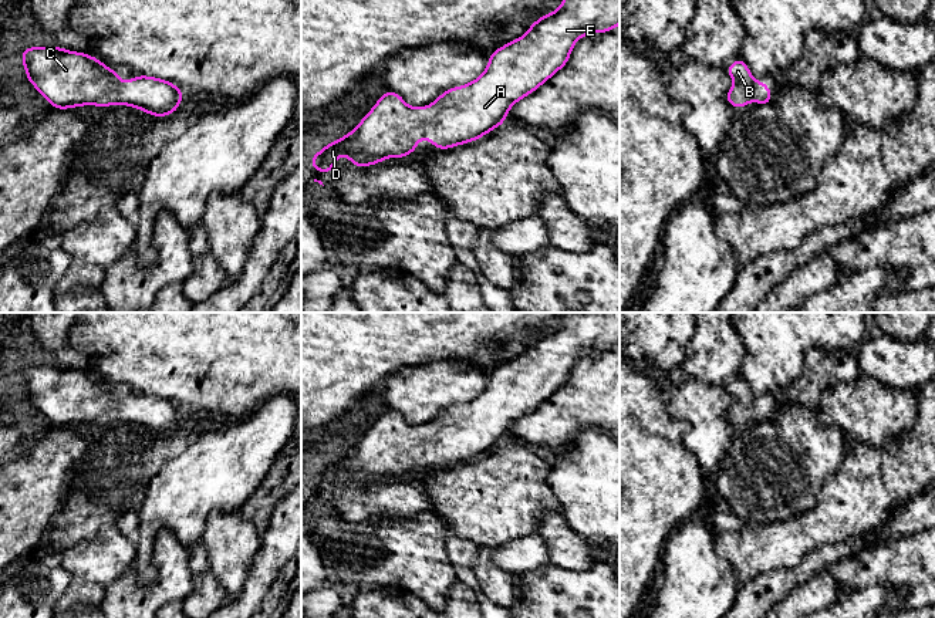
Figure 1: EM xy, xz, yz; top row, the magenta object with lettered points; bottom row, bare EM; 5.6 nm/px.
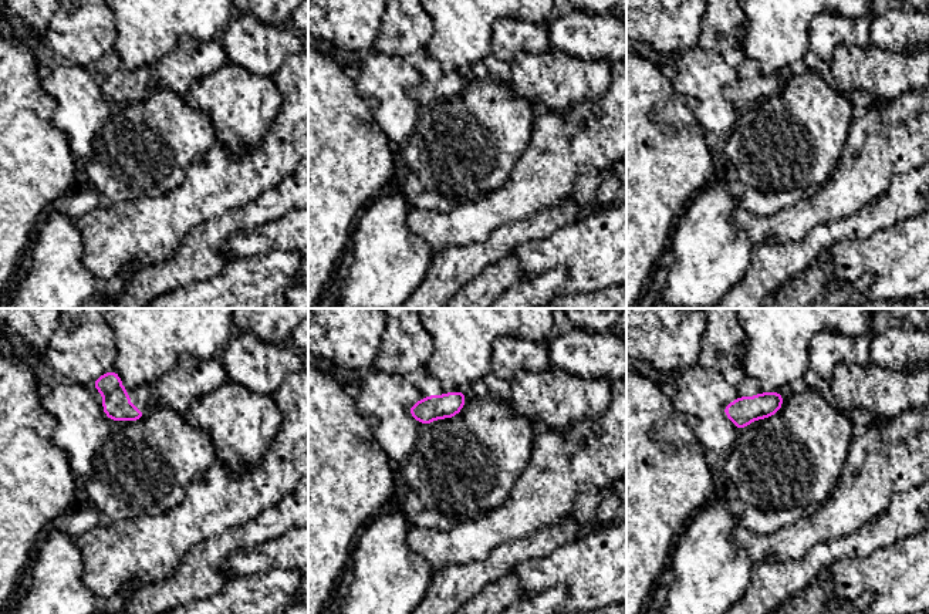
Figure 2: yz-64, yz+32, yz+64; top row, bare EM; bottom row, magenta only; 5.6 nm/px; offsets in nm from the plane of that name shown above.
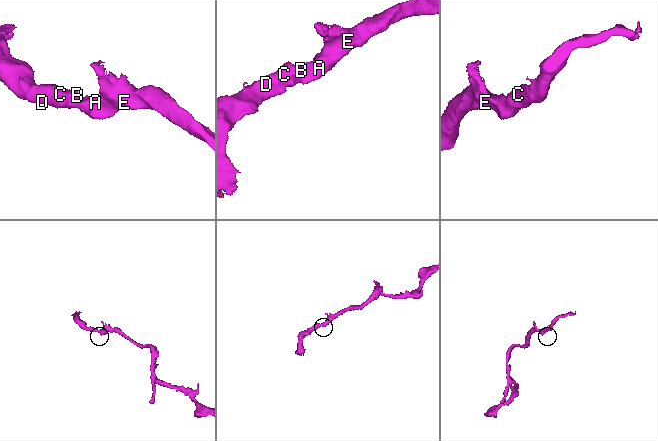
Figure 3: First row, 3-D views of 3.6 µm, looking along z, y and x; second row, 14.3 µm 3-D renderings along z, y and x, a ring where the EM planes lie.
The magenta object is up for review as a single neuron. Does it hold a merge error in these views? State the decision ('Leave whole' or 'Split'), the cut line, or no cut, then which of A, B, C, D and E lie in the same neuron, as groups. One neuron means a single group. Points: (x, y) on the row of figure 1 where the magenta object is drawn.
Leave whole. No split. Groups: A B C D E

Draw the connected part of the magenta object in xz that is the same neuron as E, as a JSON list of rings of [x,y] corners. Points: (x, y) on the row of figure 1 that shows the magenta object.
[[[563,0],[558,10],[537,18],[527,33],[500,47],[489,55],[489,65],[473,82],[455,87],[439,95],[429,107],[411,108],[399,94],[387,91],[374,108],[362,118],[358,126],[341,139],[325,145],[315,153],[310,163],[314,170],[328,173],[334,169],[337,158],[344,153],[357,168],[381,163],[382,159],[395,156],[402,159],[416,151],[421,138],[429,139],[436,149],[449,149],[482,138],[496,126],[506,122],[509,109],[514,102],[527,97],[563,68],[574,43],[591,31],[608,33],[620,24],[620,0]]]

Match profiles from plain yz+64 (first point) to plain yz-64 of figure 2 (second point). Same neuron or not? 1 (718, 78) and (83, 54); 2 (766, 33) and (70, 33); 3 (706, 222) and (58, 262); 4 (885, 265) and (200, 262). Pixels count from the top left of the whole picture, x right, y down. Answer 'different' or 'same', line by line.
1: different
2: different
3: same
4: different

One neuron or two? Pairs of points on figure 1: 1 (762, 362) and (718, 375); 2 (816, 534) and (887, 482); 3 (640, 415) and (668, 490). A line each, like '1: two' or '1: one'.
1: two
2: one
3: one

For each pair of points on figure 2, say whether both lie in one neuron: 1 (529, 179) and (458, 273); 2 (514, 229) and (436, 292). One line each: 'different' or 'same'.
1: different
2: same

